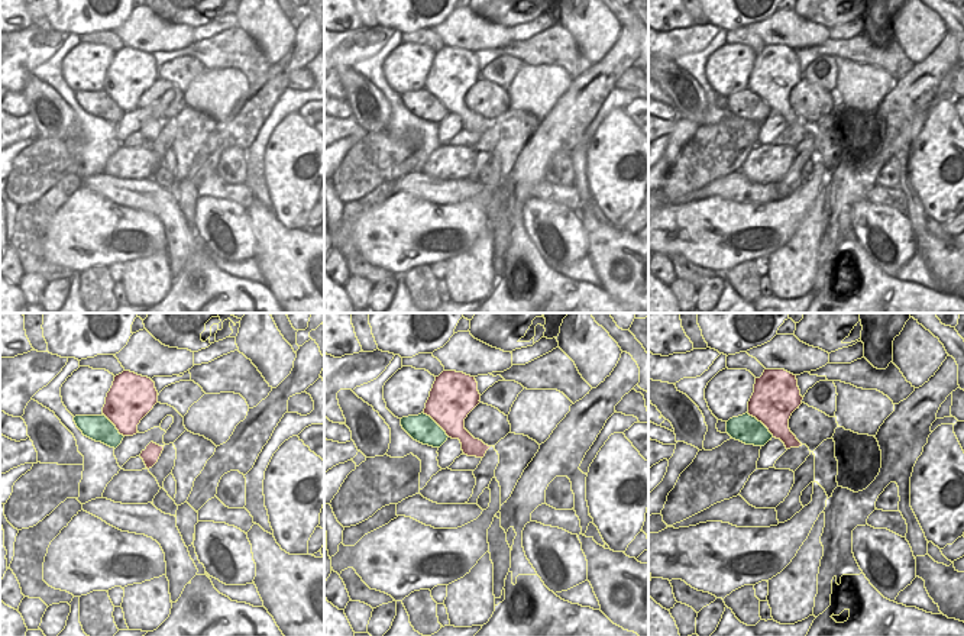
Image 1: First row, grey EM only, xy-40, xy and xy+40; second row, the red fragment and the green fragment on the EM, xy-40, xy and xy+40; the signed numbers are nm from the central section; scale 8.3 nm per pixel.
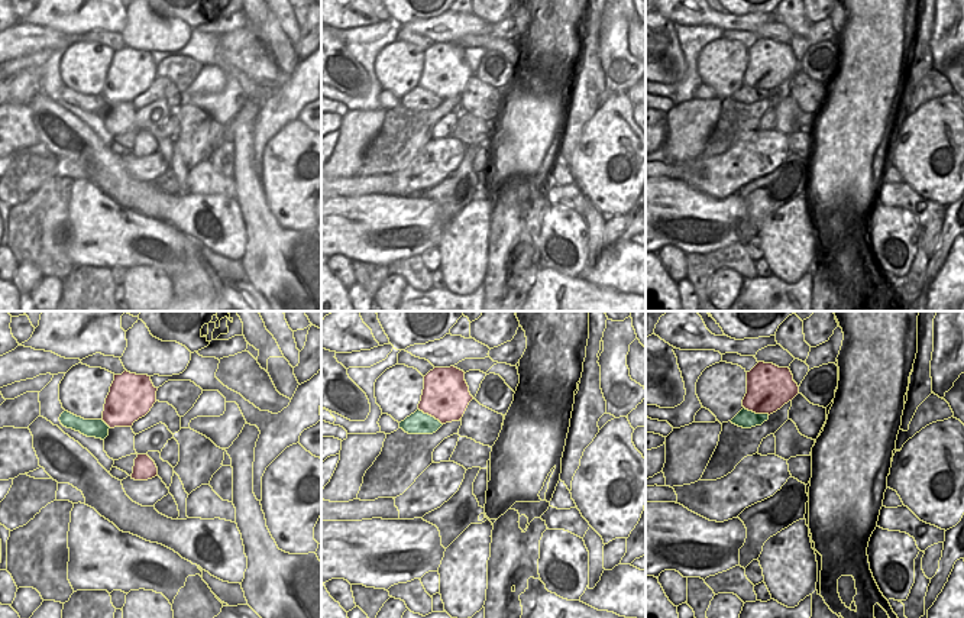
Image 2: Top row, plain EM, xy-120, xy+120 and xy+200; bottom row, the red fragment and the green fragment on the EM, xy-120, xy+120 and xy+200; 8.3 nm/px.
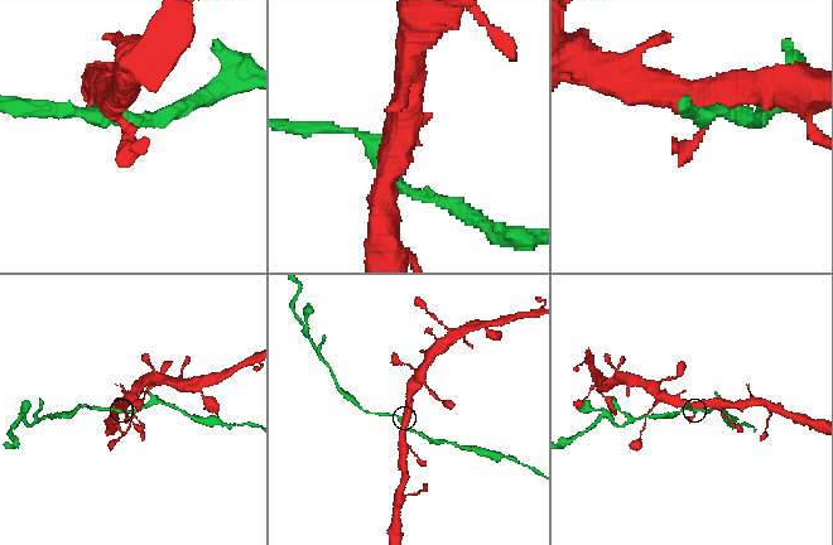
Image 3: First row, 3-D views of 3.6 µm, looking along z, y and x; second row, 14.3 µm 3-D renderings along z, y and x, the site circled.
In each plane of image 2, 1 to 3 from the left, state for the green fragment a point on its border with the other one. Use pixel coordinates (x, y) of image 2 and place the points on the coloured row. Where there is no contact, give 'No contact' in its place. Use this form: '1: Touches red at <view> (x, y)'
1: Touches red at xy-120 (106, 423)
2: Touches red at xy+120 (430, 414)
3: Touches red at xy+200 (757, 413)

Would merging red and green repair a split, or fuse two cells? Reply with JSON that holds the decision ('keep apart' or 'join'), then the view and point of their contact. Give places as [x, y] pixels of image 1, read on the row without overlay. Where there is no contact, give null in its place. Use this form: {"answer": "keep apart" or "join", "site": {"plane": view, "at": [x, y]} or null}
{"answer": "keep apart", "site": {"plane": "xy+40", "at": [762, 97]}}

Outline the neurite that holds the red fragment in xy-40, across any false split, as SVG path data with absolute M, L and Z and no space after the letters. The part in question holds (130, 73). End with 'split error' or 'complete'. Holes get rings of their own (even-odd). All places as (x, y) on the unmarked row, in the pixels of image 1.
M130 46L114 52L106 72L103 90L116 101L120 110L133 112L138 100L158 78L155 58Z; complete

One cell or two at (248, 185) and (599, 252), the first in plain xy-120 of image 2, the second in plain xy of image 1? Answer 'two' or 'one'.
one

